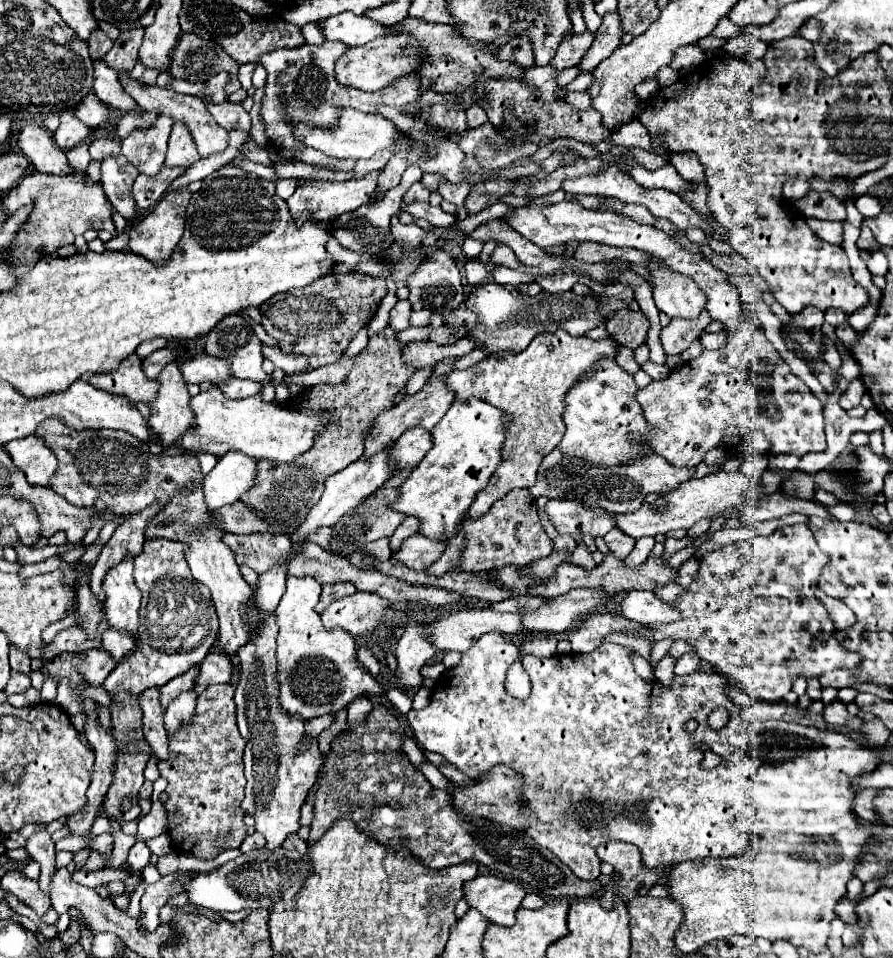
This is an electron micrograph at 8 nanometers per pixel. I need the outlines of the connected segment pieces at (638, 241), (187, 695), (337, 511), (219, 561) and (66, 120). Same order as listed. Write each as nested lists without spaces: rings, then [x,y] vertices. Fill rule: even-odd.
[[[560,202],[554,206],[522,206],[518,208],[514,214],[508,214],[508,222],[510,226],[526,236],[530,242],[534,242],[540,248],[550,248],[556,244],[564,244],[570,240],[596,240],[602,244],[610,244],[610,246],[630,246],[636,250],[642,250],[646,254],[652,254],[654,258],[662,260],[668,268],[672,268],[674,272],[686,274],[690,276],[708,296],[706,302],[706,310],[712,316],[712,320],[722,322],[728,338],[726,344],[720,350],[704,350],[698,358],[682,364],[678,370],[670,372],[668,378],[658,380],[658,382],[650,382],[646,388],[638,390],[636,398],[644,410],[644,416],[648,420],[648,424],[652,424],[654,428],[654,436],[650,436],[648,444],[652,446],[652,450],[660,456],[664,456],[670,464],[674,466],[698,466],[704,460],[704,454],[714,448],[714,446],[734,446],[734,448],[756,448],[758,452],[766,454],[778,454],[782,452],[790,452],[796,456],[802,456],[810,450],[818,452],[826,448],[826,436],[824,436],[824,414],[814,406],[814,410],[798,410],[798,414],[792,410],[792,402],[788,408],[788,400],[786,400],[786,410],[784,410],[784,422],[780,418],[780,396],[794,396],[796,388],[808,388],[804,382],[800,382],[790,366],[784,362],[784,358],[776,352],[776,348],[766,340],[764,336],[764,328],[762,326],[754,326],[740,308],[740,294],[738,288],[730,282],[730,276],[720,272],[720,268],[712,266],[710,260],[706,260],[704,254],[700,252],[692,252],[684,246],[680,246],[670,234],[666,234],[660,228],[648,226],[648,224],[640,224],[624,214],[618,212],[610,212],[610,210],[588,210],[584,206],[580,206],[578,202]],[[780,424],[786,424],[790,428],[786,428],[784,432],[784,442],[780,444]]]
[[[194,690],[190,692],[184,692],[182,696],[178,696],[176,700],[170,702],[168,710],[166,710],[166,728],[168,728],[168,734],[174,732],[180,724],[184,722],[190,722],[192,714],[194,714],[194,708],[196,708],[196,694]]]
[[[394,444],[386,446],[384,450],[380,450],[378,454],[370,456],[370,458],[366,458],[366,460],[364,460],[364,458],[358,458],[358,460],[352,462],[350,466],[346,466],[344,470],[340,470],[340,472],[328,476],[328,478],[326,478],[326,484],[324,484],[326,488],[324,488],[322,498],[318,500],[318,504],[314,504],[314,506],[310,508],[310,512],[308,512],[308,516],[306,516],[306,522],[300,524],[298,532],[296,532],[294,536],[290,536],[290,540],[292,540],[294,544],[298,544],[298,542],[304,542],[304,536],[310,534],[310,532],[312,532],[314,528],[318,528],[318,526],[334,526],[334,524],[340,520],[340,516],[344,516],[348,510],[356,508],[366,496],[374,494],[374,492],[390,478],[390,474],[392,474],[392,466],[386,462],[386,458],[390,458],[392,448],[394,448]]]
[[[190,486],[184,492],[176,492],[170,498],[170,502],[164,504],[162,510],[148,520],[148,526],[146,526],[146,540],[150,540],[152,536],[164,536],[164,538],[172,538],[172,540],[182,540],[188,546],[184,556],[186,556],[186,562],[190,564],[192,576],[198,582],[202,582],[204,586],[208,586],[208,590],[212,592],[216,614],[220,618],[218,642],[226,650],[226,654],[230,654],[230,658],[232,658],[232,664],[234,664],[232,684],[236,684],[238,682],[236,648],[246,644],[246,640],[250,640],[250,628],[248,628],[248,624],[242,624],[238,604],[242,604],[242,600],[246,600],[246,596],[250,596],[250,586],[244,582],[244,578],[240,574],[240,568],[234,560],[234,552],[230,550],[228,544],[224,544],[224,540],[222,540],[224,534],[226,534],[226,530],[222,530],[222,522],[210,514],[200,486]]]
[[[64,112],[60,116],[60,126],[58,130],[54,132],[54,140],[56,144],[62,148],[62,150],[70,150],[78,144],[82,144],[88,136],[90,136],[90,128],[86,124],[82,124],[76,114],[72,112]]]

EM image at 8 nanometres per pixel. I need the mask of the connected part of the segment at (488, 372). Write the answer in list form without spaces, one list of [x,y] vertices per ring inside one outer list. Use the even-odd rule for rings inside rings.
[[[558,330],[554,334],[536,336],[520,354],[506,352],[502,356],[488,356],[476,366],[468,370],[454,370],[448,376],[448,386],[456,392],[456,398],[466,400],[470,396],[478,396],[498,406],[502,412],[506,410],[506,414],[512,414],[512,426],[508,428],[502,448],[502,466],[498,466],[490,478],[486,490],[476,496],[470,506],[470,518],[484,516],[492,504],[510,490],[534,486],[544,456],[562,438],[562,414],[568,390],[586,374],[594,372],[600,360],[614,360],[618,350],[620,344],[612,338],[592,340],[588,336],[570,336],[568,332]]]

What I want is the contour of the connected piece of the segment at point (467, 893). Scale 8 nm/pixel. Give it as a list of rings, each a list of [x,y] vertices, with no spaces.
[[[492,874],[476,876],[464,884],[464,898],[484,914],[492,924],[512,926],[514,914],[520,908],[526,888],[516,880],[504,880]]]

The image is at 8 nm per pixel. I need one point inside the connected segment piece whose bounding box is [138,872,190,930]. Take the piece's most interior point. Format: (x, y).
(157, 895)

